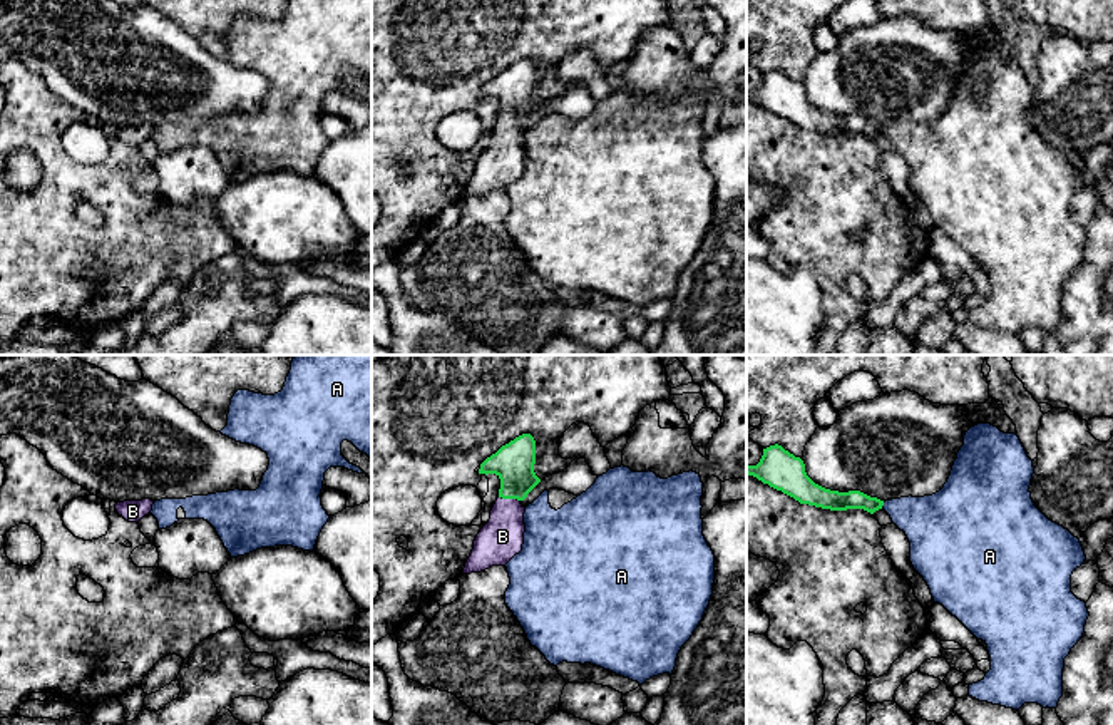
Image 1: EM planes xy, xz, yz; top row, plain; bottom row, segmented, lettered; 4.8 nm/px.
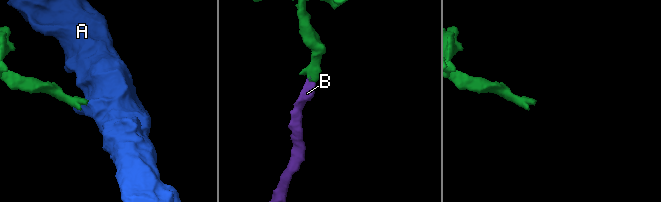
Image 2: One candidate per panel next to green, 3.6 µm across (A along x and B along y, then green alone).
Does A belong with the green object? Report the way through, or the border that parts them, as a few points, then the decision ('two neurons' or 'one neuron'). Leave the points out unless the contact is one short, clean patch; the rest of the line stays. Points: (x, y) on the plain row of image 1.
along yz (884, 128), (881, 133) | two neurons

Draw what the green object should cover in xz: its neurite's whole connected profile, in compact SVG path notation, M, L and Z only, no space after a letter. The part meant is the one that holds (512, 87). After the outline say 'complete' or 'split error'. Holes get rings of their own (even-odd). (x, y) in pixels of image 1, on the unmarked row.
M531 59L515 62L480 89L479 99L495 99L500 114L490 144L477 159L462 199L505 191L522 176L526 132L521 127L541 107L534 89L536 65Z; split error

